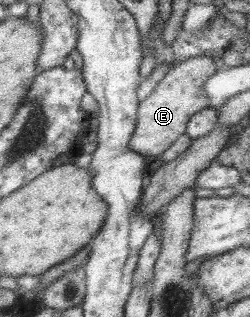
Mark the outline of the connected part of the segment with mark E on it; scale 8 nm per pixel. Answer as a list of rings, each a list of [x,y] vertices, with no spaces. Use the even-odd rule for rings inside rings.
[[[197,55],[174,64],[157,82],[149,96],[138,104],[136,125],[128,147],[143,156],[157,156],[165,152],[171,143],[185,132],[189,118],[195,112],[210,106],[204,82],[219,68],[219,65],[220,63],[213,57],[205,55]]]

